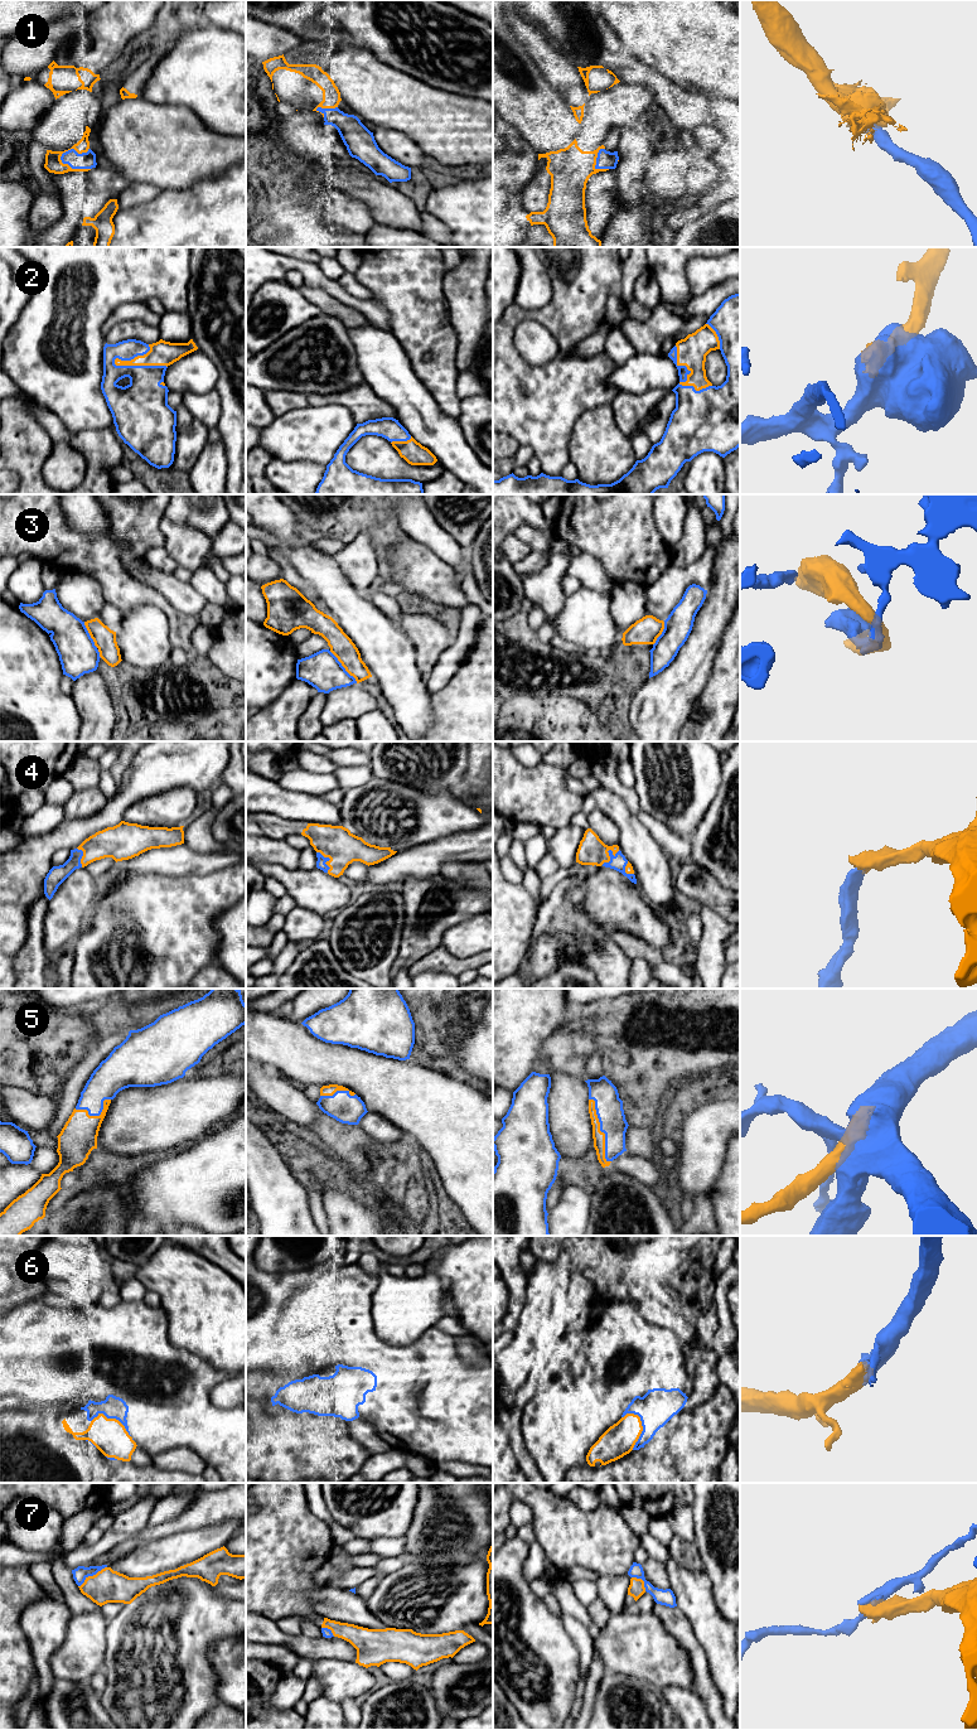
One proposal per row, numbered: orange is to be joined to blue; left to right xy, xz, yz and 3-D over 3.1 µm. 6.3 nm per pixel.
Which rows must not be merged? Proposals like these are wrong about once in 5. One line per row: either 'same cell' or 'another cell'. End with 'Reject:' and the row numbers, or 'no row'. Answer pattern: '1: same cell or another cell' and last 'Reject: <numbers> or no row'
1: same cell
2: same cell
3: same cell
4: same cell
5: same cell
6: same cell
7: another cell
Reject: 7

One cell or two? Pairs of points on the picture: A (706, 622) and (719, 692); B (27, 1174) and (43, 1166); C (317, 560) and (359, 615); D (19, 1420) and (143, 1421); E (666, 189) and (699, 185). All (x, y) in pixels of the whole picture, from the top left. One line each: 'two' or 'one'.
A: two
B: two
C: one
D: two
E: two

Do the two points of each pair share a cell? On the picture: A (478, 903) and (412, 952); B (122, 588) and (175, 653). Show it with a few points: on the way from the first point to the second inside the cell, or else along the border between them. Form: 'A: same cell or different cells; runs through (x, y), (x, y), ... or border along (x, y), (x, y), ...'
A: same cell; runs through (462, 908), (455, 914), (446, 917), (427, 936)
B: different cells; border along (173, 647), (179, 647), (192, 653)

